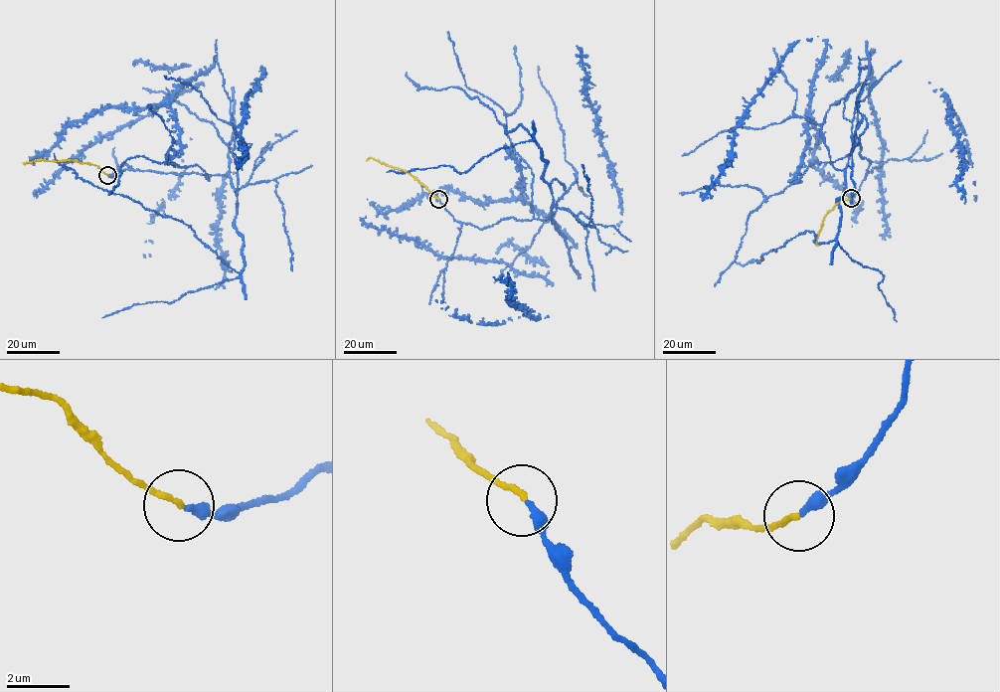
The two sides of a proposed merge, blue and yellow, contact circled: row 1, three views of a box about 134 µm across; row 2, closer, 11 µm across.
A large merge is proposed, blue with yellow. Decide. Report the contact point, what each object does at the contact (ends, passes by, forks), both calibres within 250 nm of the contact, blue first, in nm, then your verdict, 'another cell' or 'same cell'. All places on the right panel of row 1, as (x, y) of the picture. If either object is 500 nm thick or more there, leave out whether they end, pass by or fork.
place (851, 198); blue ends; yellow ends; calibres 320 and 170 nm; same cell

